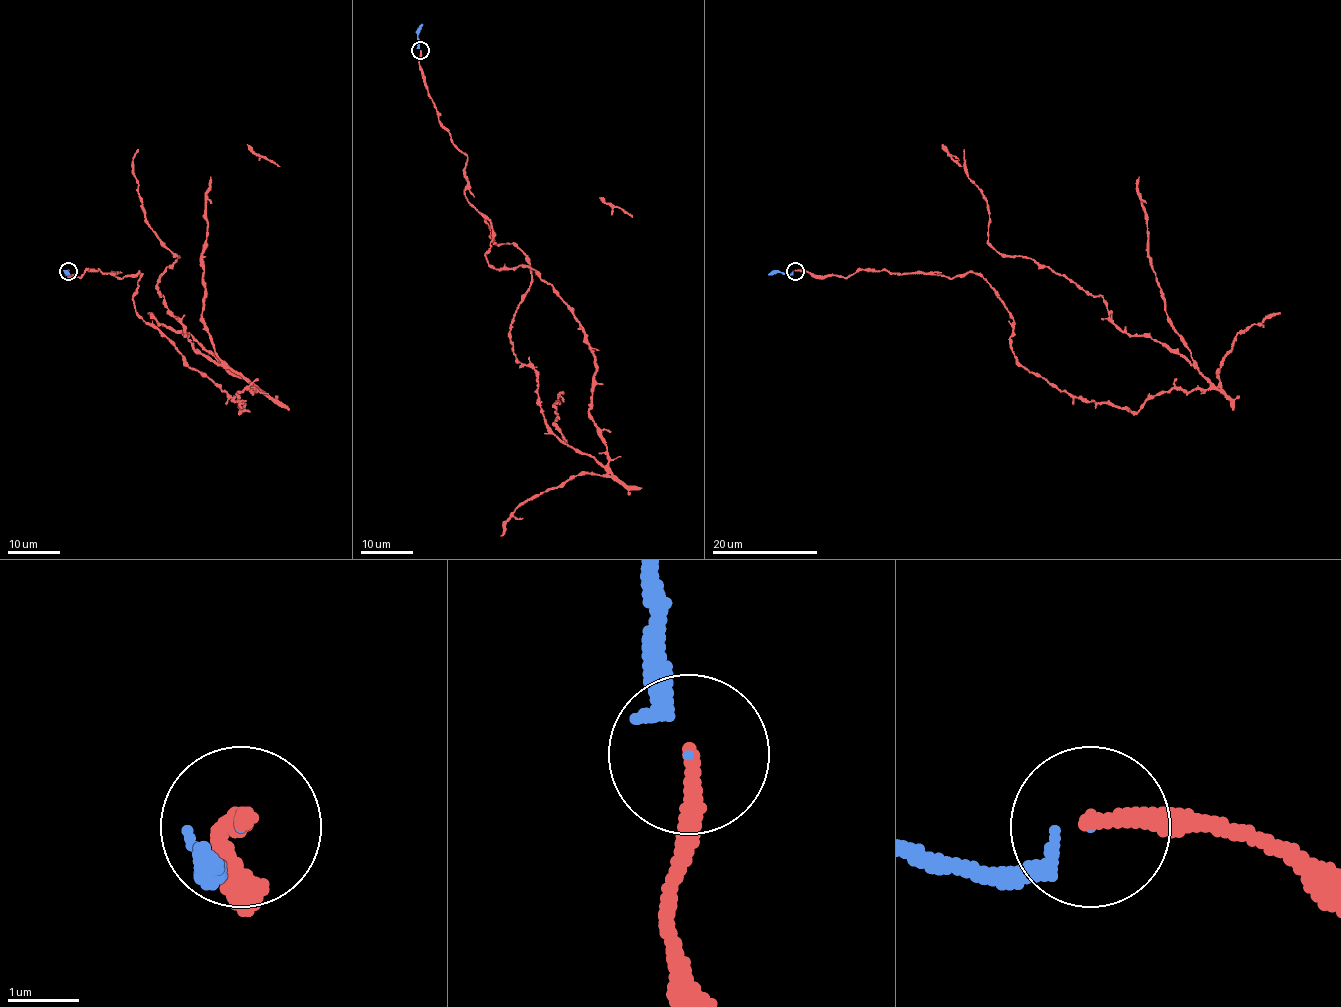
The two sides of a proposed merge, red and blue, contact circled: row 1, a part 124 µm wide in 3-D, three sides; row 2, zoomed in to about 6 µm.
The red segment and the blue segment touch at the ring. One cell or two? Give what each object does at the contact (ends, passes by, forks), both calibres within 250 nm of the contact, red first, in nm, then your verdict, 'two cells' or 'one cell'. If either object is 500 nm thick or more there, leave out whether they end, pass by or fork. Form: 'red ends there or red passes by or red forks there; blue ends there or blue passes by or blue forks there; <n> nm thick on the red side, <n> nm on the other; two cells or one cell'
red ends there; blue passes by; 240 nm thick on the red side, 70 nm on the other; one cell

